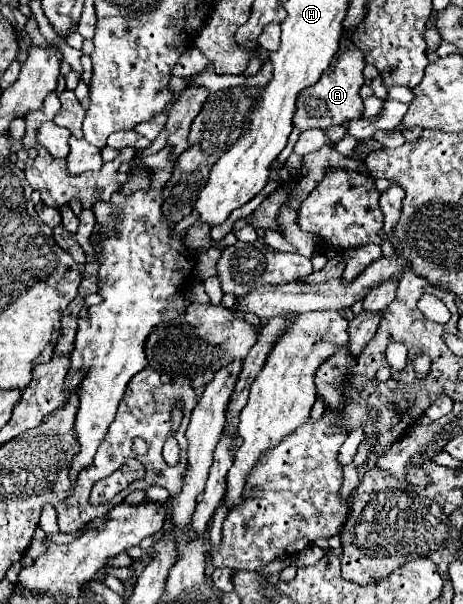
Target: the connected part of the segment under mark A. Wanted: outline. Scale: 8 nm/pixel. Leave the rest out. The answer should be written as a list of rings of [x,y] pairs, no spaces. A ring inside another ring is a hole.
[[[343,43],[343,47],[337,53],[337,59],[331,61],[329,69],[321,75],[321,81],[315,83],[313,87],[307,87],[301,91],[297,99],[297,113],[295,113],[295,127],[301,131],[307,129],[327,129],[331,125],[343,125],[353,119],[363,117],[363,99],[359,95],[359,89],[365,81],[363,77],[363,53],[351,43]]]

